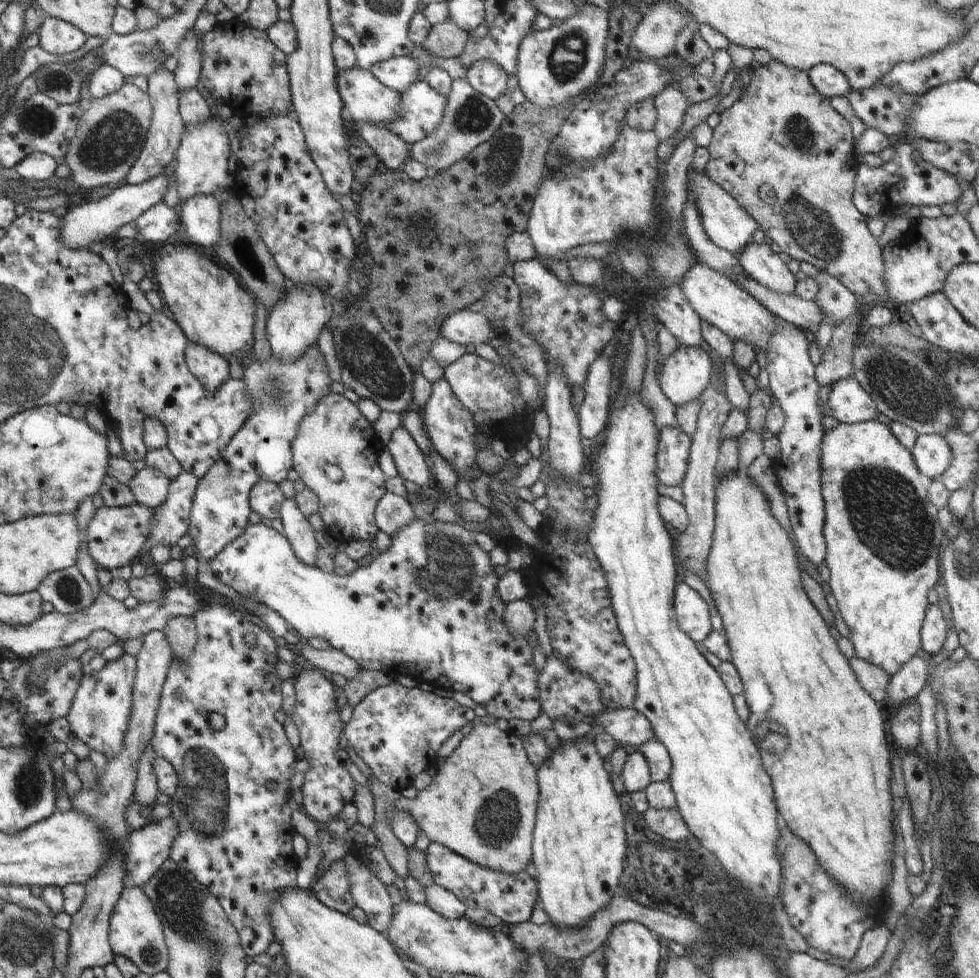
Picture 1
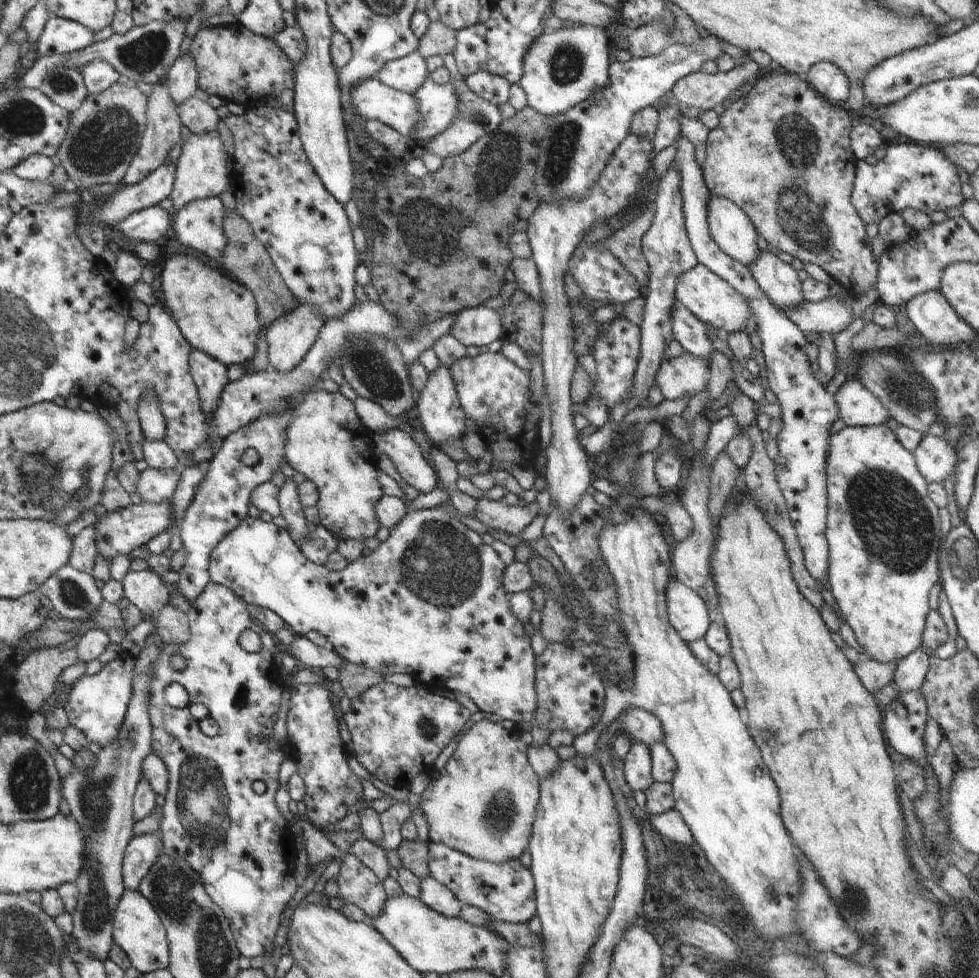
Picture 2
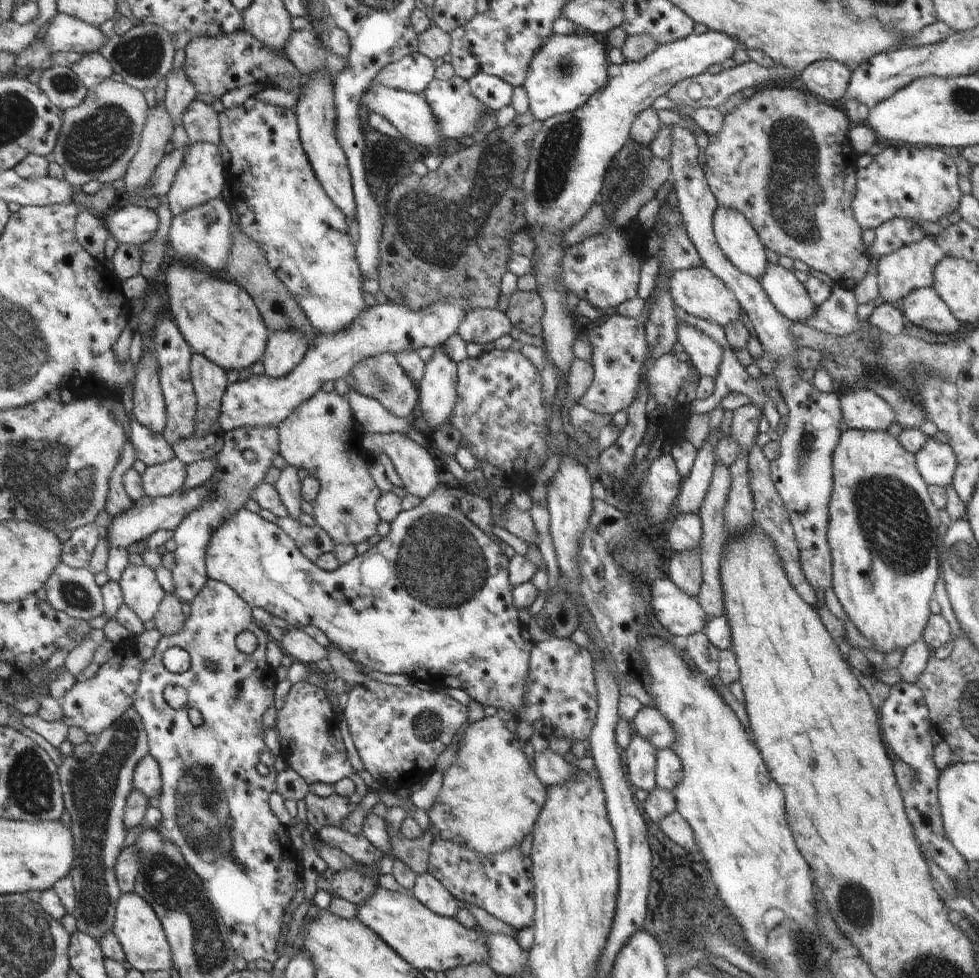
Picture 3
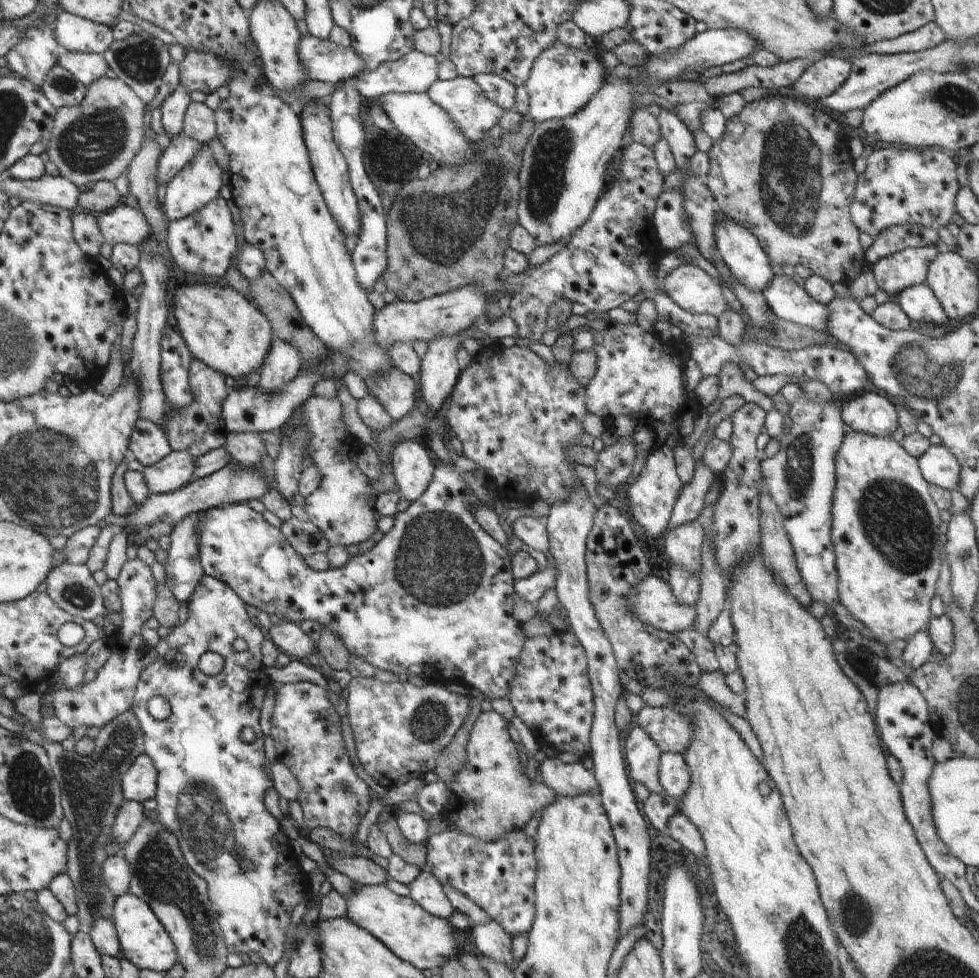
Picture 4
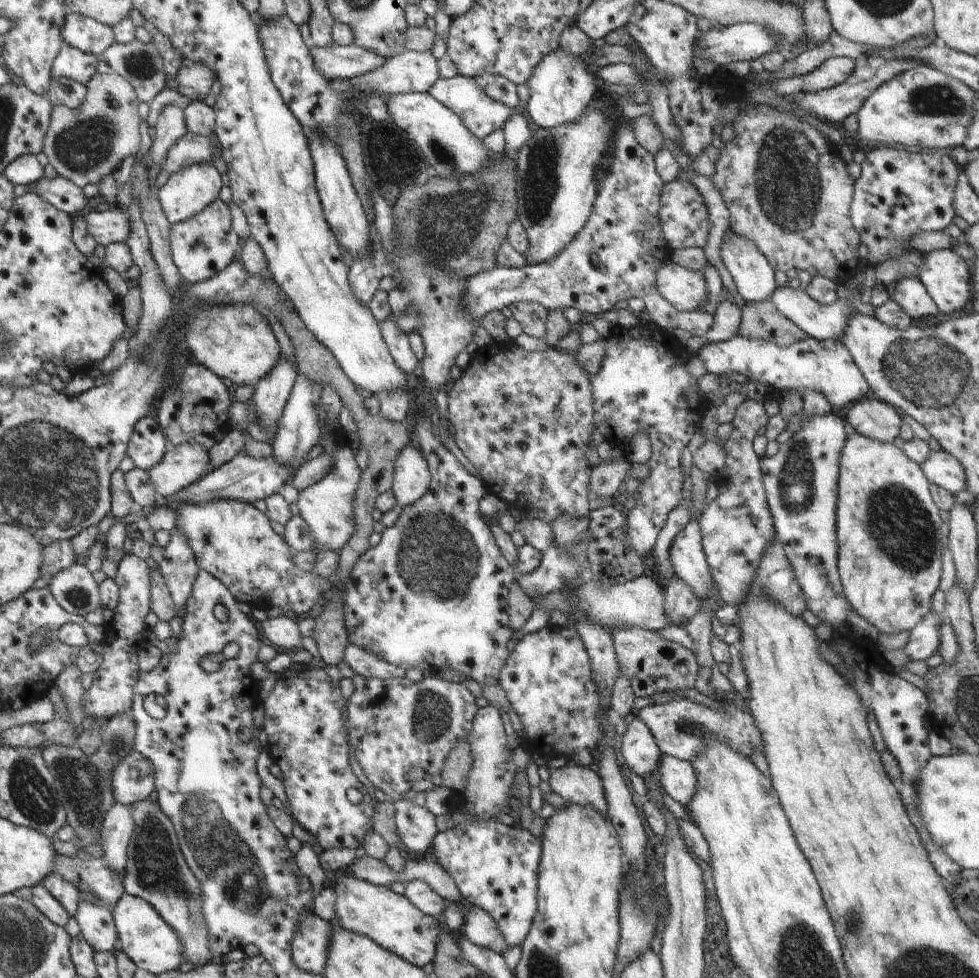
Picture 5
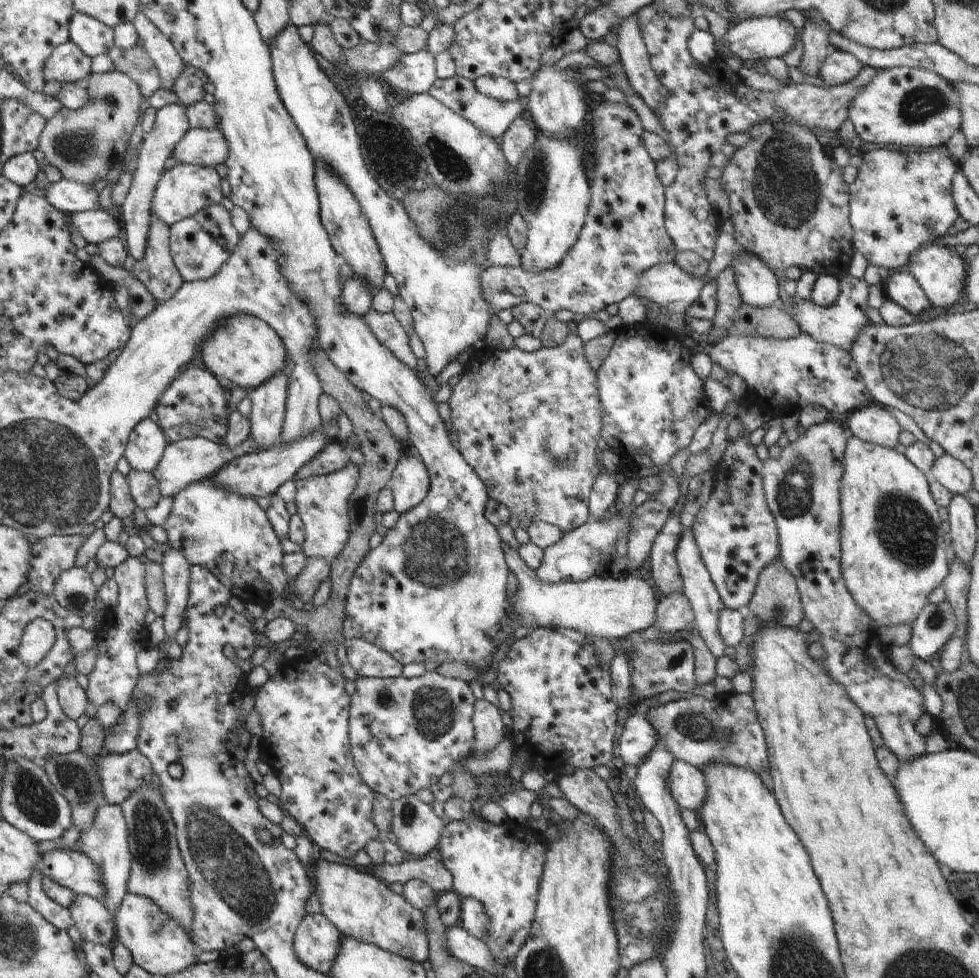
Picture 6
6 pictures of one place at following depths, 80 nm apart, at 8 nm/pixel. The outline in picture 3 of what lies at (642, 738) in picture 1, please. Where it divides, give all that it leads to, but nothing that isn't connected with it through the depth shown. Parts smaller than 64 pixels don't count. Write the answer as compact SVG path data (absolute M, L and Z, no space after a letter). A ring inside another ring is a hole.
M644 706L631 721L631 725L634 733L650 740L650 744L654 744L657 750L674 746L674 740L678 736L676 730L666 720L666 716L656 708Z

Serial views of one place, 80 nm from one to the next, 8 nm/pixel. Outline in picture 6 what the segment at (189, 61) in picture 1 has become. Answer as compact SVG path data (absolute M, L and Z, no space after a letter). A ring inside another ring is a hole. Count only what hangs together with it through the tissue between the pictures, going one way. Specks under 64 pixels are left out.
M167 104L156 110L154 126L150 132L145 133L144 139L140 144L139 154L136 156L136 170L132 174L132 184L124 204L119 209L122 214L120 219L122 221L124 244L127 247L127 252L135 261L142 260L144 252L146 252L151 218L150 206L152 206L156 184L160 181L160 176L165 170L166 160L172 155L174 148L190 129L185 108L180 104Z

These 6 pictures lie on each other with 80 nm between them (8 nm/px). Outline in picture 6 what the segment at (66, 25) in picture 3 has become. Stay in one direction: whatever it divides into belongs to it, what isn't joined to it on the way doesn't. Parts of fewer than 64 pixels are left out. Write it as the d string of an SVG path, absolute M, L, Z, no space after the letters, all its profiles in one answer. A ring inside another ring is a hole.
M75 12L70 18L68 35L69 40L91 59L98 55L107 55L115 46L112 28L92 16L78 12Z

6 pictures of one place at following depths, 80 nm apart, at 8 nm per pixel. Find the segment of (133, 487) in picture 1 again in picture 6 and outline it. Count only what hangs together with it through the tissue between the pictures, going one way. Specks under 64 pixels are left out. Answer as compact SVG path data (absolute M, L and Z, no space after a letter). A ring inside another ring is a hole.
M196 436L176 443L170 442L153 474L160 484L160 493L163 497L173 496L190 484L216 473L222 466L226 466L228 459L221 443L210 442L206 438Z

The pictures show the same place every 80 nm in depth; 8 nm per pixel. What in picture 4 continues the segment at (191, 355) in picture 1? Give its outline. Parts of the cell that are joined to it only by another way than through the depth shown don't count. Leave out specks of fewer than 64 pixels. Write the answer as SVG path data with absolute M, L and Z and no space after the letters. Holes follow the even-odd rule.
M193 359L189 365L188 382L192 404L186 408L169 408L166 414L163 431L167 436L170 448L177 452L190 452L198 459L210 450L222 448L227 440L226 424L224 423L223 404L229 396L230 389L226 386L225 377L208 368L200 360Z

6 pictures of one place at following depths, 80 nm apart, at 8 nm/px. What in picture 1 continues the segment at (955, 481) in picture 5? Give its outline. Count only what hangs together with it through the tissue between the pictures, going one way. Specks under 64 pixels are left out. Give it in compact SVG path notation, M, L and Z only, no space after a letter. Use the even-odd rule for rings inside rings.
M938 434L918 435L916 444L909 452L918 471L931 481L939 480L951 465L950 446L945 438Z

